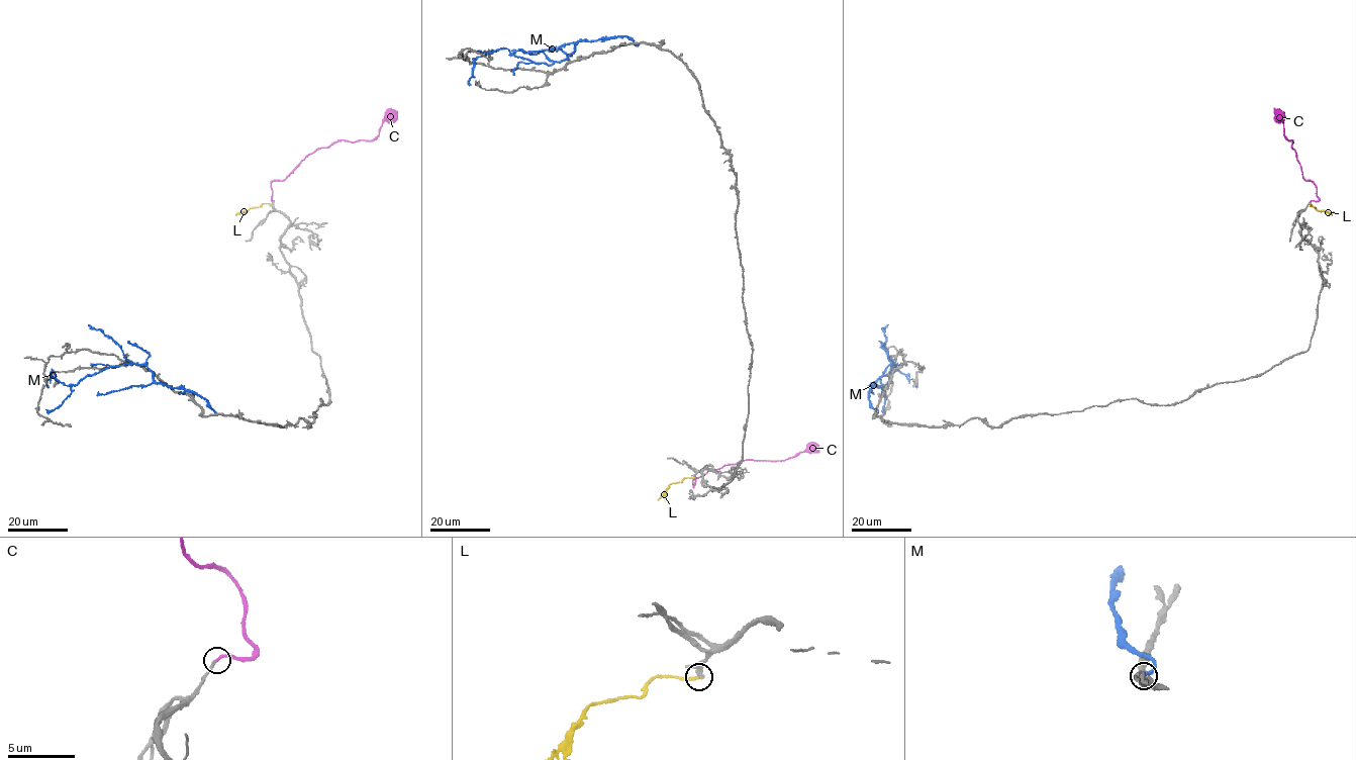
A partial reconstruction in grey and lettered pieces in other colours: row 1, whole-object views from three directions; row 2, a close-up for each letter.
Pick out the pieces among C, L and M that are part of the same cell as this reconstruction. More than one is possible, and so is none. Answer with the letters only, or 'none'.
C

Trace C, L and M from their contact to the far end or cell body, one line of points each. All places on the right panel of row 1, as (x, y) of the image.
C: (1310, 201), (1319, 200), (1316, 185), (1303, 178), (1291, 148), (1292, 140), (1283, 134), (1280, 115), (1274, 108)
L: (1310, 204), (1332, 215)
M: (875, 414), (869, 393), (889, 365), (896, 364), (880, 378), (882, 384), (889, 375), (900, 371), (916, 387)

